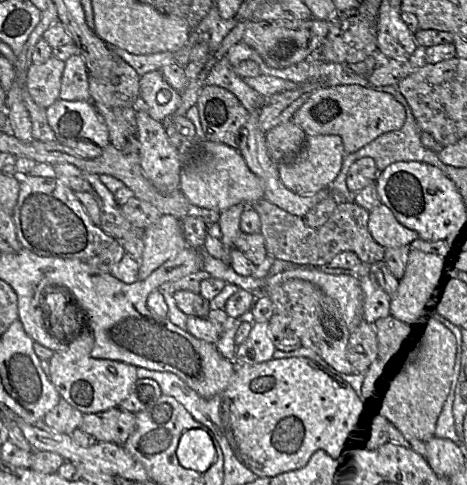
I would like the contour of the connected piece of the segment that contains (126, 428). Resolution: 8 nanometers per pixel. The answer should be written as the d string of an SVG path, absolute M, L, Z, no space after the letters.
M115 407L98 413L84 414L79 428L83 432L93 436L97 442L110 442L123 445L135 430L135 423L136 415L133 412Z

